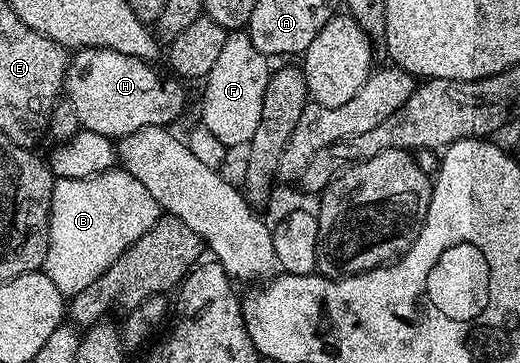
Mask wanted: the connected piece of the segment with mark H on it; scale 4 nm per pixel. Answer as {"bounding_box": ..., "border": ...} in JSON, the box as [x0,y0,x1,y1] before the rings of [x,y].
{"bounding_box":[64,47,185,139],"border":[[[90,47],[76,50],[69,62],[69,70],[65,72],[64,92],[78,115],[80,128],[110,139],[122,139],[156,125],[172,126],[172,121],[185,109],[185,89],[176,76],[160,77],[149,65],[152,64],[146,58],[123,55],[114,49]]]}

